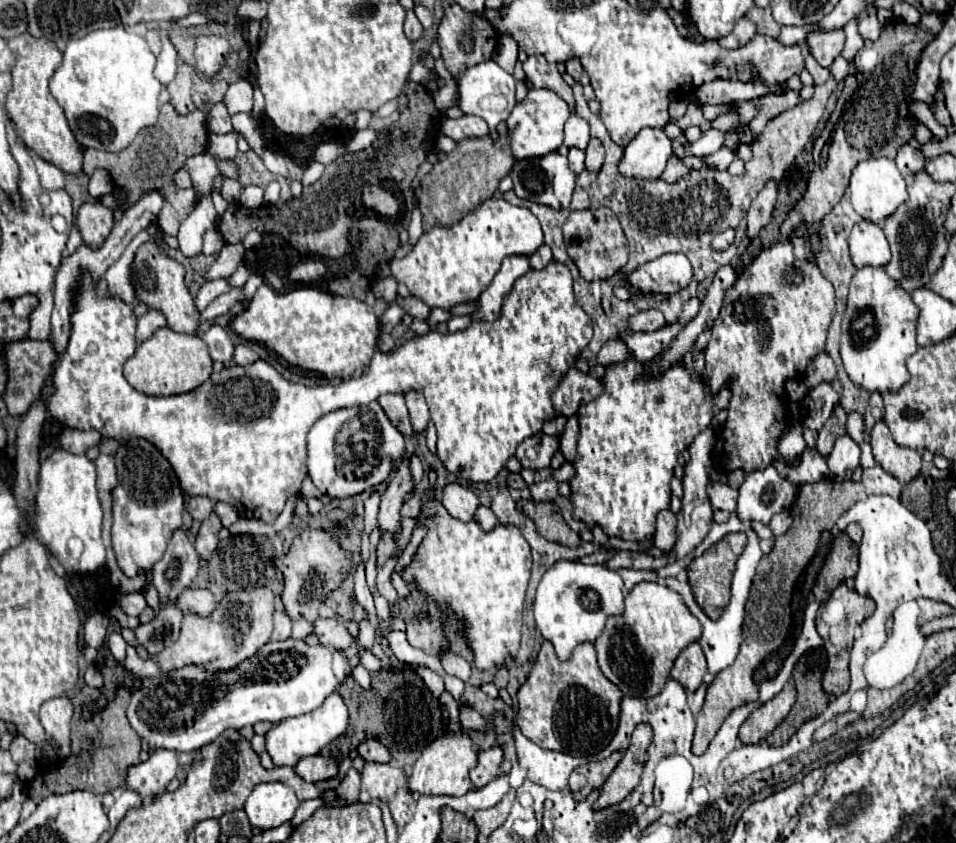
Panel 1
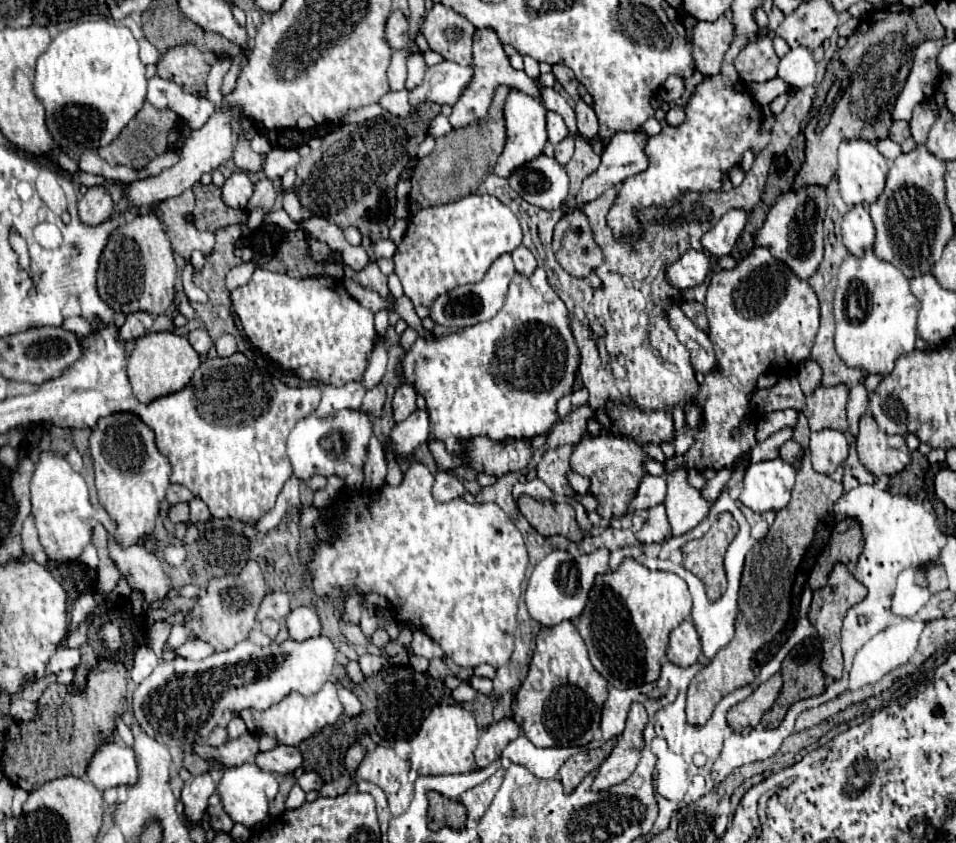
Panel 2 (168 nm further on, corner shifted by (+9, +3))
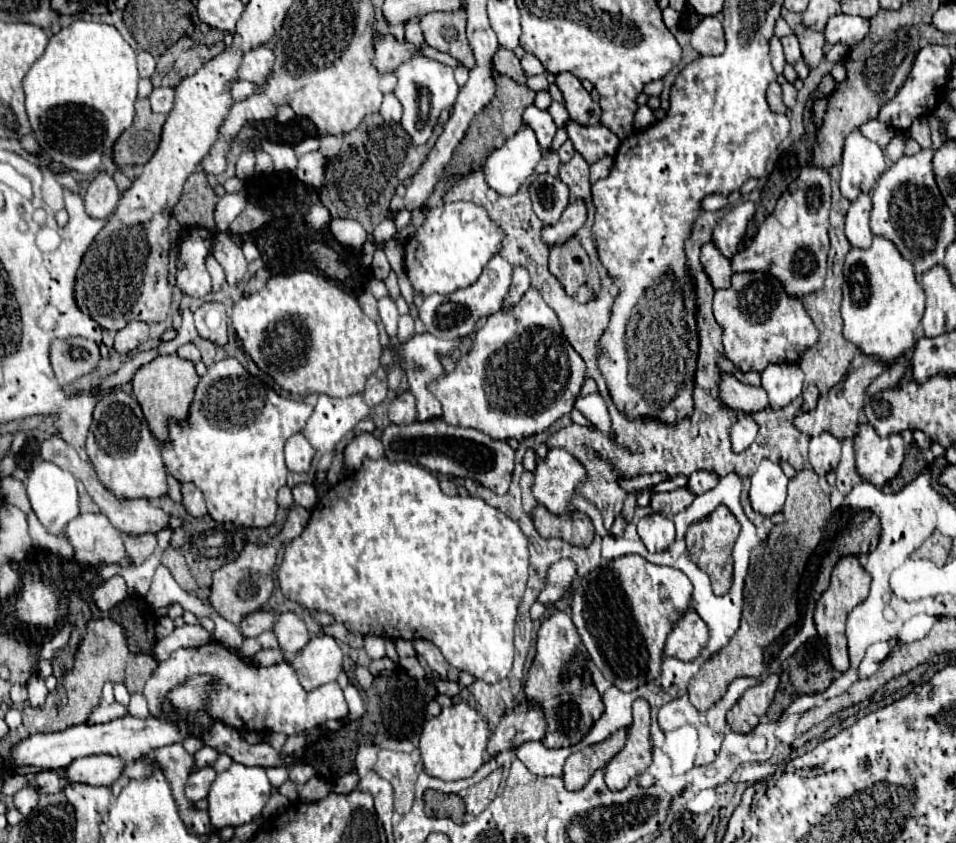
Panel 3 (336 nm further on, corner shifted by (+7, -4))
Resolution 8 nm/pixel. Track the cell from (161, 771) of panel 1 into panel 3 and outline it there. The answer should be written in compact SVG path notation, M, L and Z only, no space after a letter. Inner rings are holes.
M109 754L75 758L65 768L65 780L93 784L93 786L111 786L121 776L123 766L125 762L121 758Z

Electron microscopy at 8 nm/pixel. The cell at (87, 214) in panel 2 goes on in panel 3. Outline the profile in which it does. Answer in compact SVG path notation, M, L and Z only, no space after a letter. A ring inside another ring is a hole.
M99 172L89 184L83 202L91 218L107 220L109 214L113 214L113 210L117 208L117 198L117 186L113 178L107 172Z

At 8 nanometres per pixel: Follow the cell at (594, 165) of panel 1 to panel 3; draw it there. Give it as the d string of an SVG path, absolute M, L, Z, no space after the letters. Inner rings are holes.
M571 72L557 74L557 86L563 92L565 108L571 118L581 126L595 126L601 118L601 108L589 96L589 92L581 86L581 80Z

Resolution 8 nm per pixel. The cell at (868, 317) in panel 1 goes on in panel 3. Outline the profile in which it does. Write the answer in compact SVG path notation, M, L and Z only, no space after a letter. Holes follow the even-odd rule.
M875 236L867 250L851 248L845 256L845 284L841 316L845 322L843 334L857 344L863 354L877 354L891 366L897 356L905 354L915 344L915 330L921 324L925 310L925 292L915 276L913 264L901 256L897 246Z

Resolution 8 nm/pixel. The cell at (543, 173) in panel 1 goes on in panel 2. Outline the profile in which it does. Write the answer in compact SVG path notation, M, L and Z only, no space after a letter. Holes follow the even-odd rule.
M539 155L517 167L509 177L509 185L527 203L541 209L559 209L567 199L569 177L555 157Z

